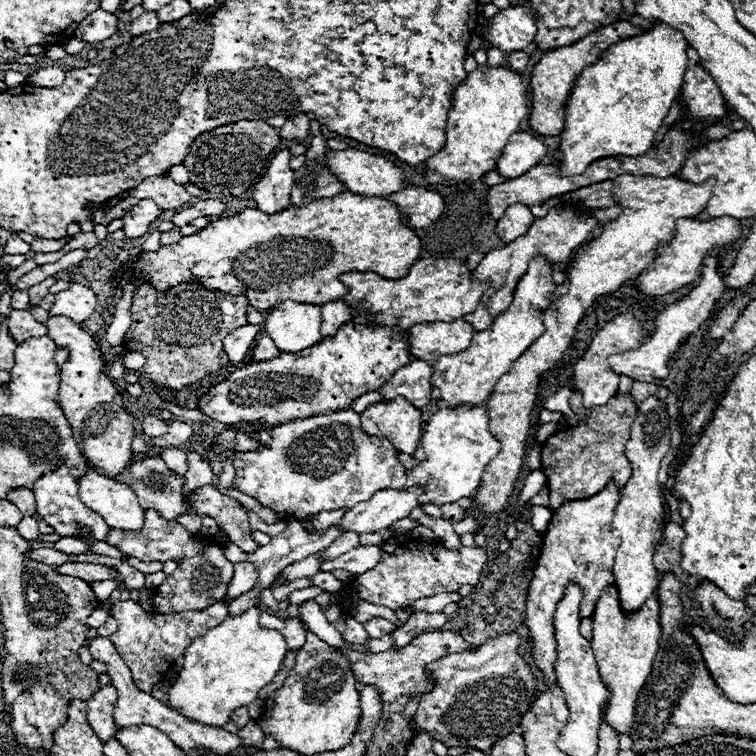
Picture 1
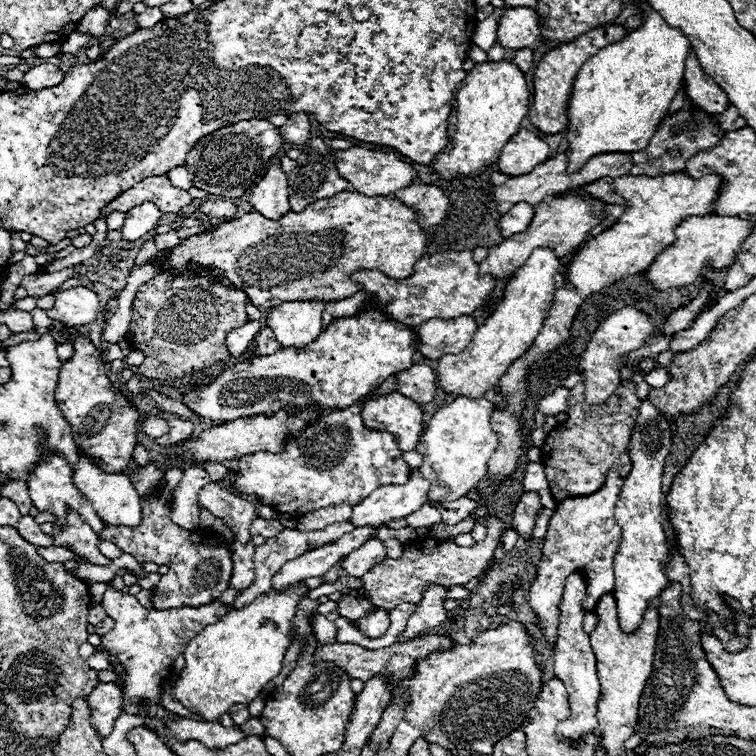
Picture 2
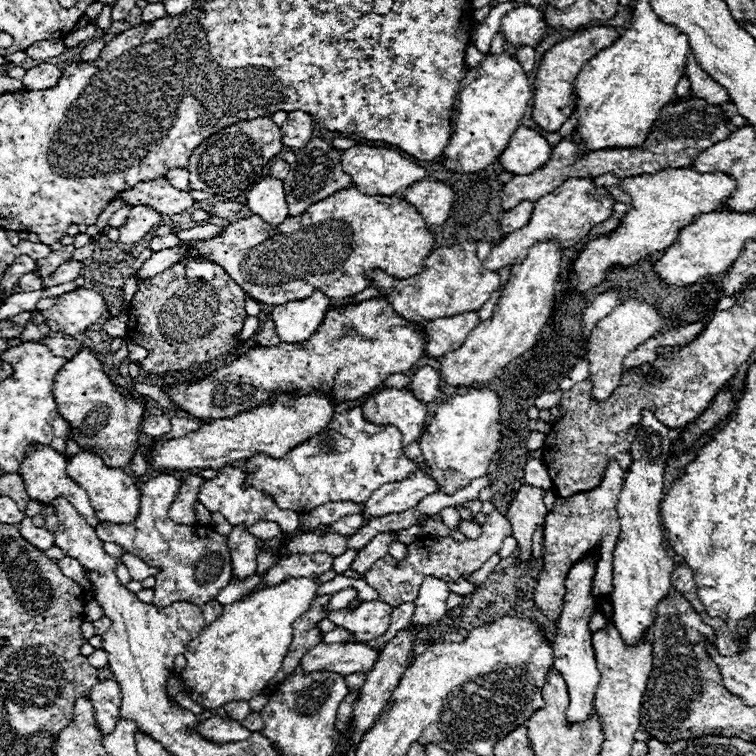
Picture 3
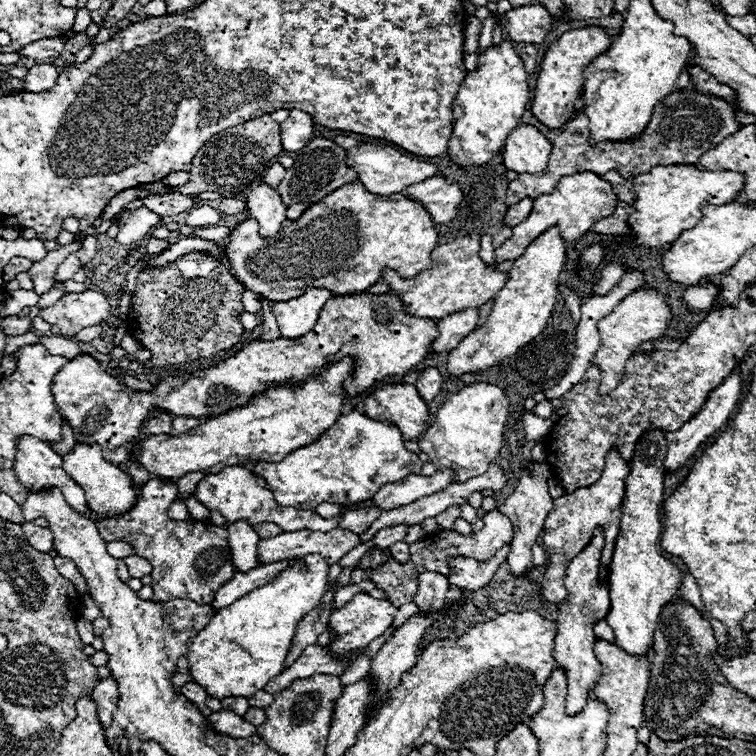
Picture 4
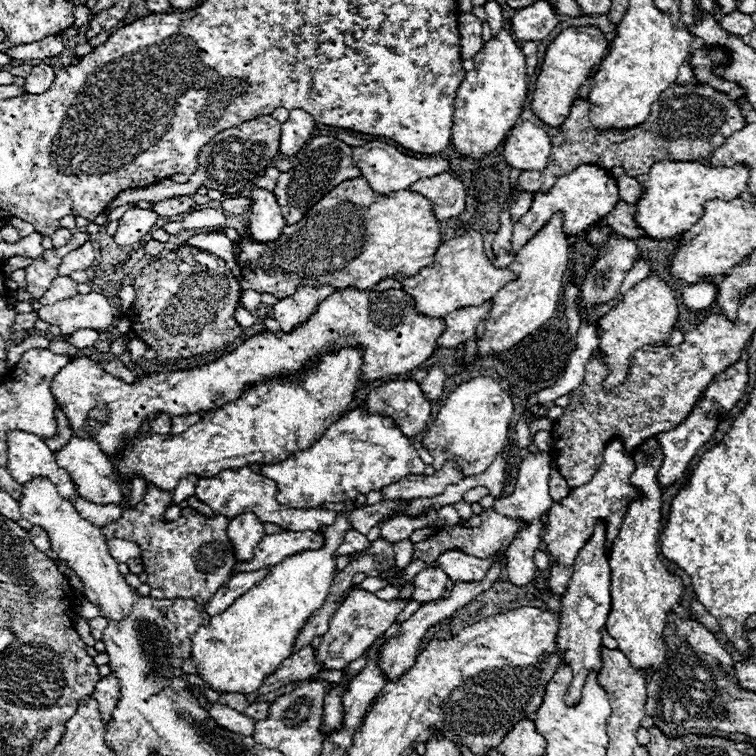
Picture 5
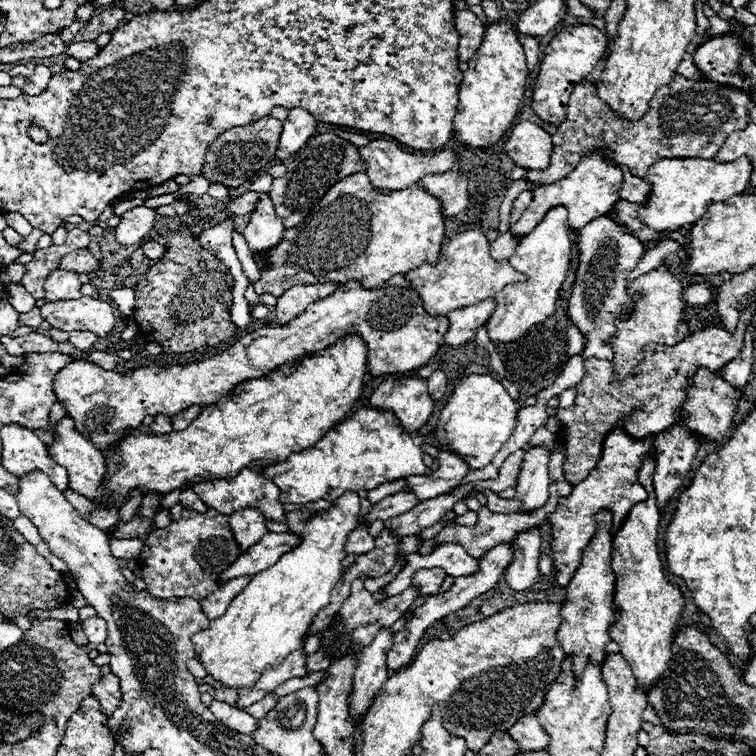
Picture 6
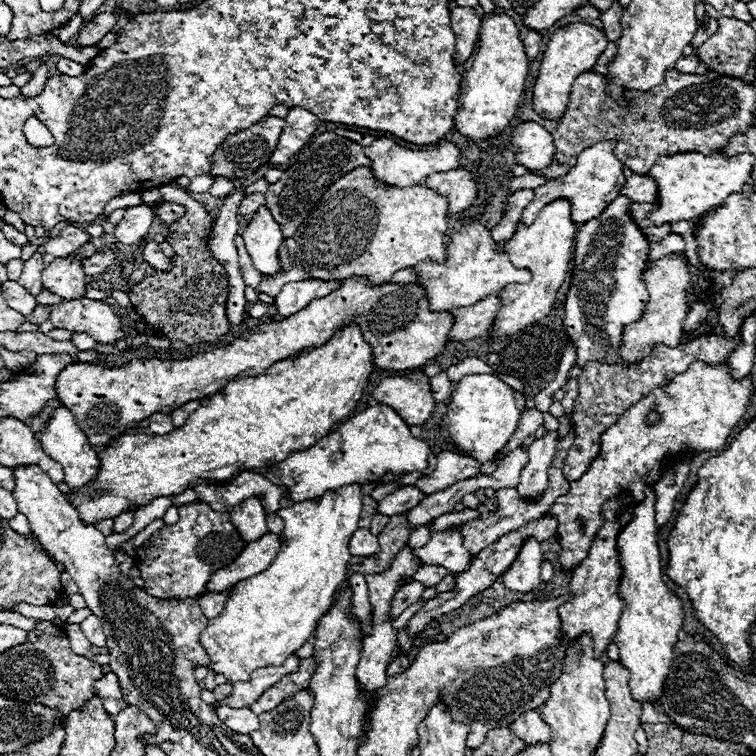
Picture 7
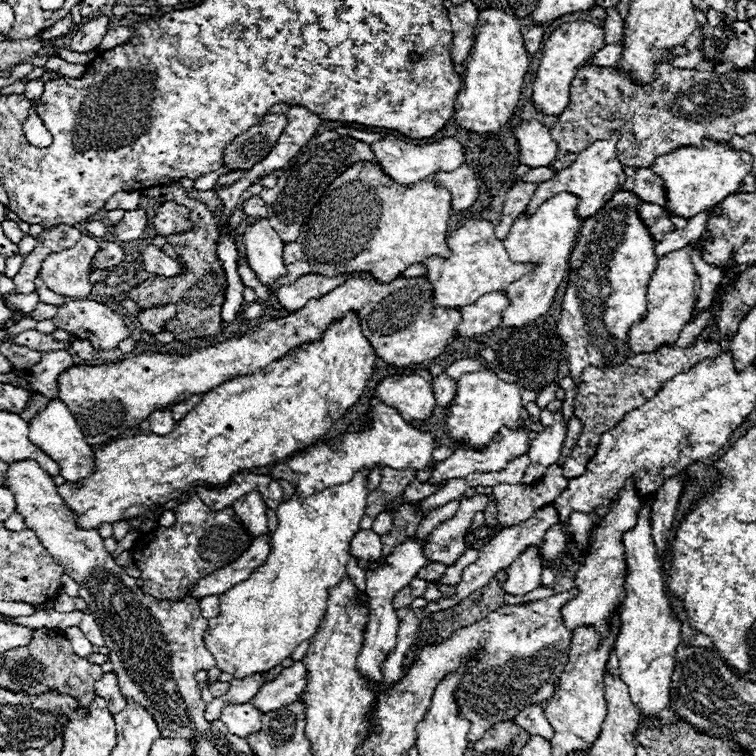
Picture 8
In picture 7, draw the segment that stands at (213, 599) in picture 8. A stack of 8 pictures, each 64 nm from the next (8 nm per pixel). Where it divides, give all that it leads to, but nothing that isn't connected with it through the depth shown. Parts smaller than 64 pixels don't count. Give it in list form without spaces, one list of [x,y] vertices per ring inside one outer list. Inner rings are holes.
[[[226,590],[226,592],[220,592],[220,594],[204,594],[204,596],[198,598],[200,608],[202,608],[202,612],[204,612],[204,616],[206,616],[208,620],[220,616],[220,612],[224,610],[224,604],[226,604],[228,594],[230,594],[230,592]]]

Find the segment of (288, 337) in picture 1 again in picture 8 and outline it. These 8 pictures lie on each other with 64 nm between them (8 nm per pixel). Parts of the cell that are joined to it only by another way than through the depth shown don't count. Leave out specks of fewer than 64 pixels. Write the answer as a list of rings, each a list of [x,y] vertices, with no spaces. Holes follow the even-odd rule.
[[[322,274],[300,276],[294,284],[280,286],[276,290],[276,298],[278,298],[278,302],[282,304],[284,310],[296,312],[296,310],[304,308],[310,300],[320,300],[330,290],[340,286],[344,280],[346,280],[346,274],[332,276],[332,278],[330,276],[322,276]]]

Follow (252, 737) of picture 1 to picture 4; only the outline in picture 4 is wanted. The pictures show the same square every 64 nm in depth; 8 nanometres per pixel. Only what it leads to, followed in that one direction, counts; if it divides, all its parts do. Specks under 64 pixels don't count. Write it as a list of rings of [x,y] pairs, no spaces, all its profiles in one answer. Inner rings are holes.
[[[250,706],[248,712],[244,714],[244,720],[248,720],[248,722],[254,724],[254,726],[260,726],[260,724],[266,720],[266,712],[264,712],[264,708],[254,708],[254,706]]]

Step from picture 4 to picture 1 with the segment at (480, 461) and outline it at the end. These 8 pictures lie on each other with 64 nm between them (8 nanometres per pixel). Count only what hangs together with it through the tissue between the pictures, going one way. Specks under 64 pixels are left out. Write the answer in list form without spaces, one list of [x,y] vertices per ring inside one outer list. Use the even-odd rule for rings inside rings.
[[[462,404],[438,410],[424,428],[420,444],[414,452],[414,458],[418,458],[420,464],[408,470],[408,482],[404,488],[424,484],[426,488],[418,500],[420,504],[432,502],[442,506],[466,498],[480,486],[484,468],[498,454],[498,450],[500,442],[488,430],[488,408],[484,404],[474,408]]]

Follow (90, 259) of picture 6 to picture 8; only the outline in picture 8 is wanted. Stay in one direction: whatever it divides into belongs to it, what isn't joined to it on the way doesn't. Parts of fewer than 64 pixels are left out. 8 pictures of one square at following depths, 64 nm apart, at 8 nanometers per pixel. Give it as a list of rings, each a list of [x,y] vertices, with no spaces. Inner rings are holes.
[[[102,240],[100,242],[100,252],[96,252],[96,258],[94,258],[94,266],[98,270],[100,268],[112,268],[112,266],[120,264],[122,260],[124,260],[124,250],[116,242]]]

